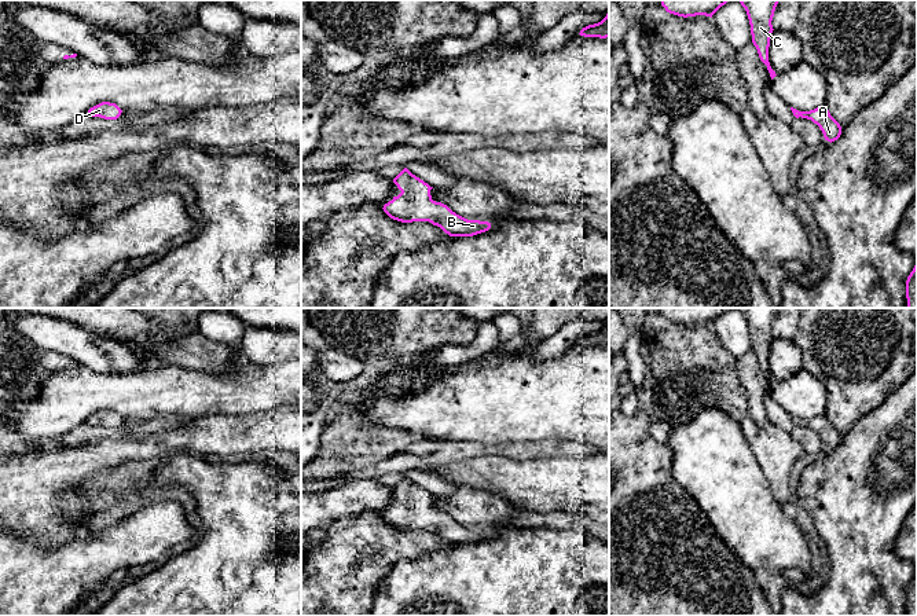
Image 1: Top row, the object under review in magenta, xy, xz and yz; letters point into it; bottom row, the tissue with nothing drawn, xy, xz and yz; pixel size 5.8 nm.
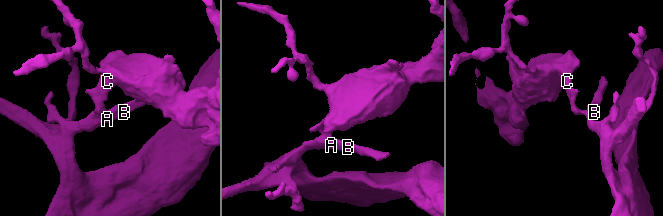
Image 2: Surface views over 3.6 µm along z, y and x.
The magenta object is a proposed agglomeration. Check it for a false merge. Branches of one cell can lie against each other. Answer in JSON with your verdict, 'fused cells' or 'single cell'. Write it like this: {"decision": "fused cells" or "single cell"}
{"decision": "single cell"}

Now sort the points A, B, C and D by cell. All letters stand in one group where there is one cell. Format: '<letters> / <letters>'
A B C D

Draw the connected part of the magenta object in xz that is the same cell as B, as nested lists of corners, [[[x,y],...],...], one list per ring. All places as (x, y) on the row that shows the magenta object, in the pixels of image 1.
[[[407,168],[393,179],[393,183],[401,192],[382,208],[393,220],[401,223],[429,221],[450,236],[473,236],[491,228],[488,221],[467,220],[447,205],[433,201],[430,195],[433,187]]]

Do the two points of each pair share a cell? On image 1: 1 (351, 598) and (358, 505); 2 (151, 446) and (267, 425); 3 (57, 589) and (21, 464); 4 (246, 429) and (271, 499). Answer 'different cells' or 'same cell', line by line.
1: different cells
2: same cell
3: different cells
4: different cells

